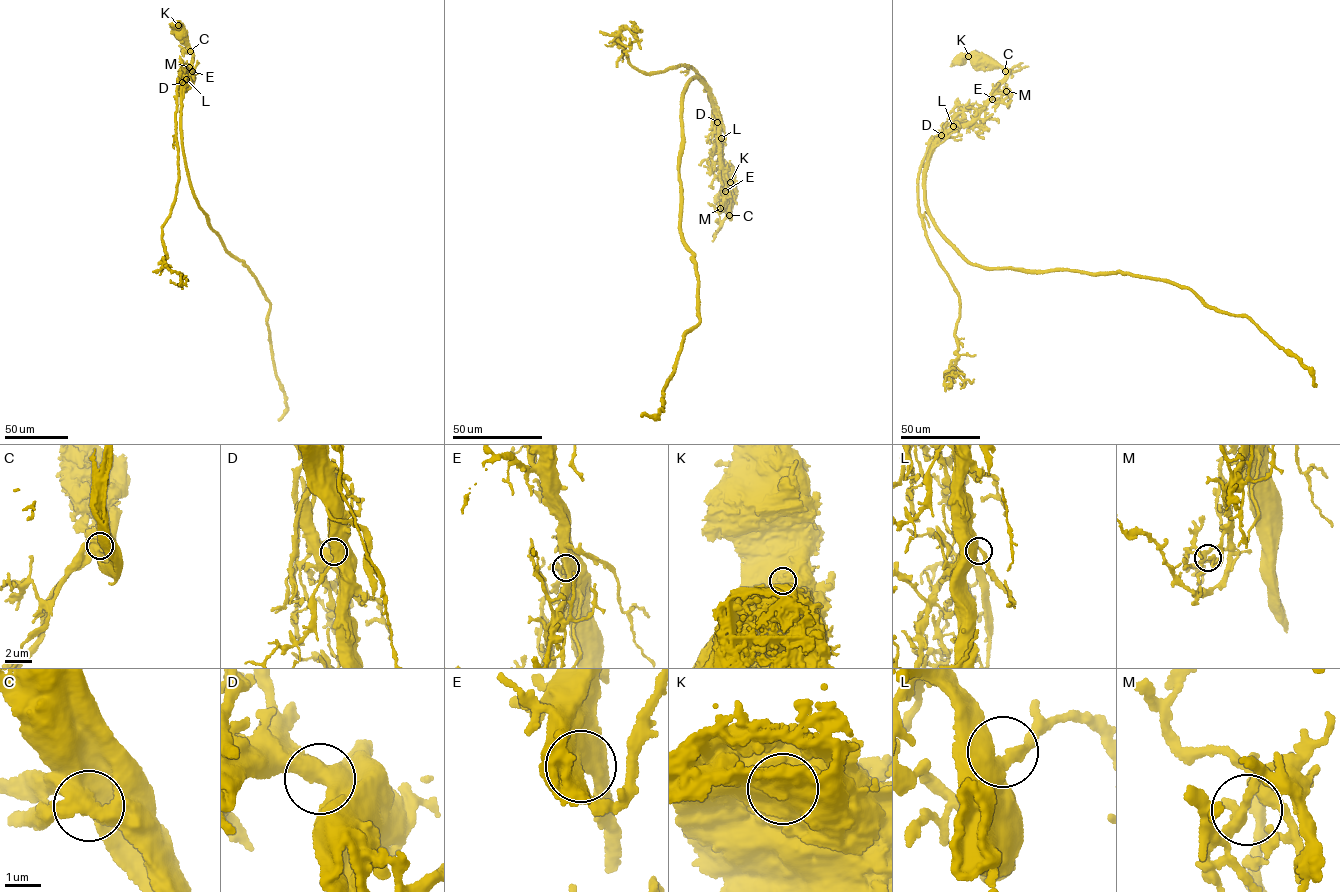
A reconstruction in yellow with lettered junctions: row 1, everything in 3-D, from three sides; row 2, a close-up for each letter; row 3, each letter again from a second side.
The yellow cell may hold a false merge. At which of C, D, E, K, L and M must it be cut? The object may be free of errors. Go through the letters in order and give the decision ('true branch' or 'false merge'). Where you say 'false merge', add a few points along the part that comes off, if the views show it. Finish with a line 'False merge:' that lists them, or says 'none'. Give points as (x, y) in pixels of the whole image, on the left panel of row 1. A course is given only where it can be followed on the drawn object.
C: true branch
D: true branch
E: true branch
K: true branch
L: true branch
M: true branch
False merge: none

